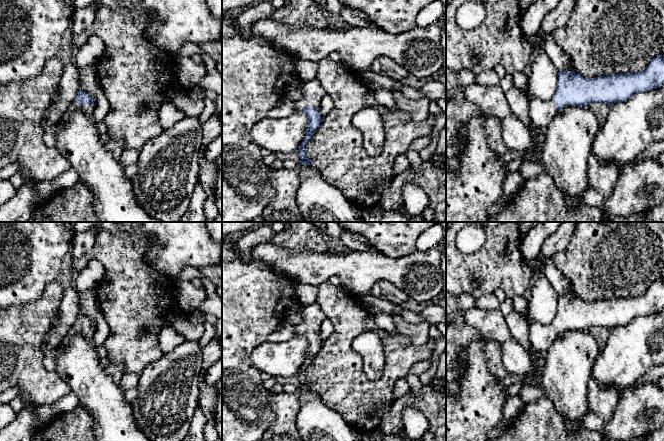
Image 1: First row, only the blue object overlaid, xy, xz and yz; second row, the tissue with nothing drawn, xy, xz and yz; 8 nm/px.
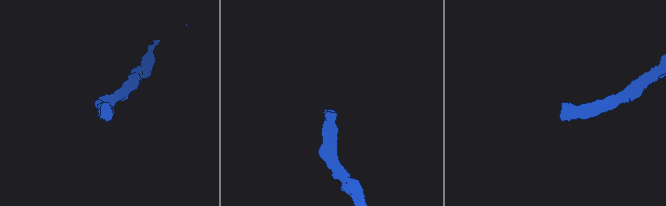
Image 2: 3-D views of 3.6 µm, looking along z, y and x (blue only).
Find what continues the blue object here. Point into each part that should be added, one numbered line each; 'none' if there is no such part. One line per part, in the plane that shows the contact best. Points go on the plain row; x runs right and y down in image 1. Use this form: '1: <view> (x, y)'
1: xy (88, 334)

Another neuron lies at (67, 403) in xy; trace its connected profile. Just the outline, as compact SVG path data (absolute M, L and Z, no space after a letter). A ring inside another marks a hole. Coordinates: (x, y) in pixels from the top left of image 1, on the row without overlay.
M71 391L51 405L38 405L34 408L36 421L44 424L54 416L72 411L79 404L77 395Z

